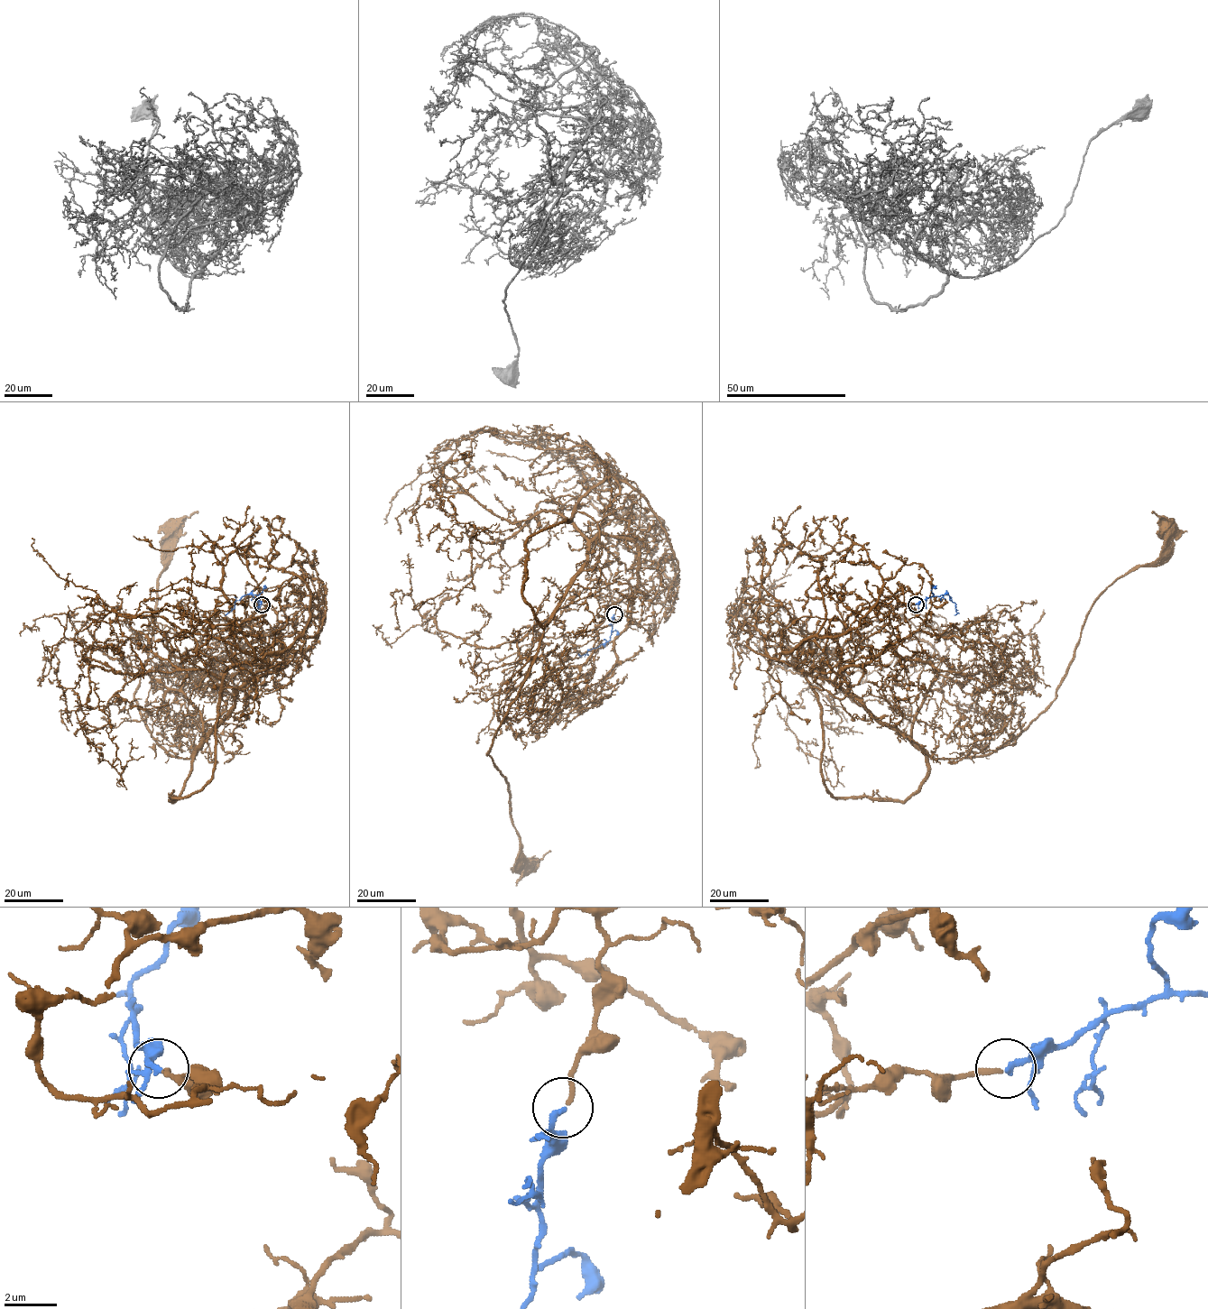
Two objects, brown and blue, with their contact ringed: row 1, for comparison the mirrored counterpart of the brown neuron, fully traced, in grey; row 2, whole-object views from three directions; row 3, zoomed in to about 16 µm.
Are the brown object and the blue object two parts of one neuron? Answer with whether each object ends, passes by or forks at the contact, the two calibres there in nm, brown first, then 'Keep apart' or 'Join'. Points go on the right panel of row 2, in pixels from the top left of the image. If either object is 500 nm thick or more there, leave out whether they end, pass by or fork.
At the ring brown ends. At the ring blue ends. Thickness 180 nm (brown) against 240 nm. Join

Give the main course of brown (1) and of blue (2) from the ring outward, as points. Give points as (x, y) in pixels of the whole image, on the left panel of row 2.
1: (262, 604), (277, 615), (287, 663), (247, 682), (189, 758), (173, 757), (134, 699), (170, 529)
2: (262, 603), (255, 594), (244, 594), (234, 603), (235, 608), (225, 615)

